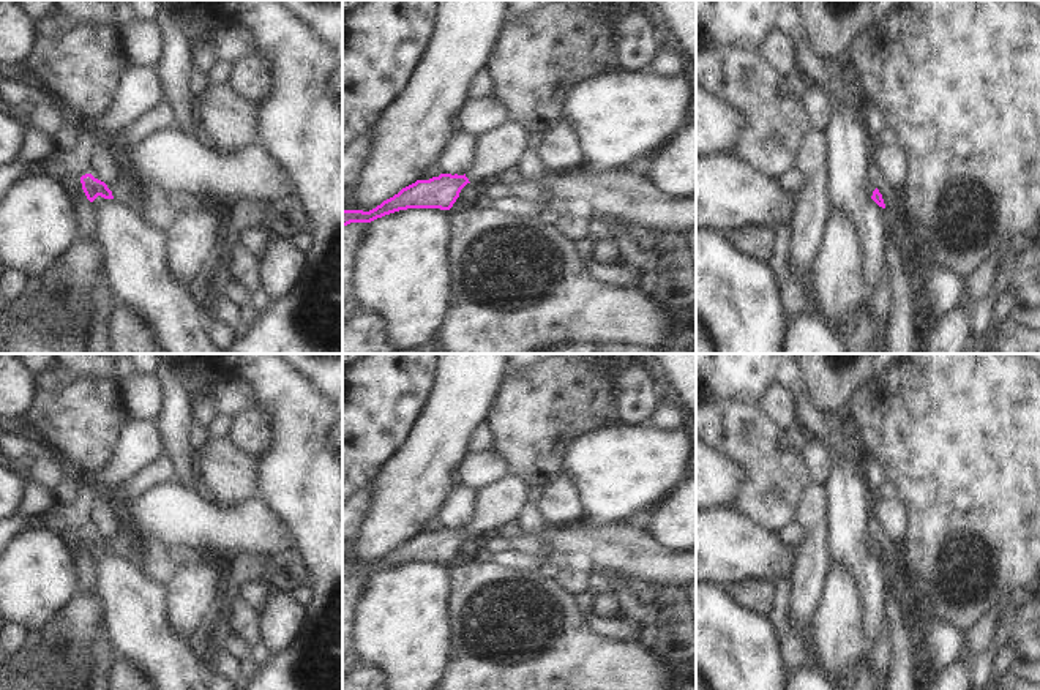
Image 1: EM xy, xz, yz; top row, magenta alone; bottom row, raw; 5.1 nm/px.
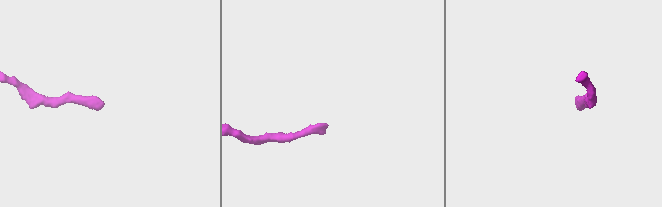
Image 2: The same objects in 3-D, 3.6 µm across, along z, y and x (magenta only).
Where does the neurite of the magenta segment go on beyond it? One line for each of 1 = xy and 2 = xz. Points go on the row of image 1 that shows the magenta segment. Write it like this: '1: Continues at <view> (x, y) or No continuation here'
1: Continues at xy (131, 194)
2: Continues at xz (499, 149)

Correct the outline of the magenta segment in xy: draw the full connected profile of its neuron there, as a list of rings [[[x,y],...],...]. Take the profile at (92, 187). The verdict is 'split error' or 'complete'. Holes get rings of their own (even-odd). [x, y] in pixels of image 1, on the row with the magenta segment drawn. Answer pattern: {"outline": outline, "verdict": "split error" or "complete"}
{"outline": [[[92,174],[82,175],[80,183],[90,202],[93,202],[98,196],[104,199],[115,199],[142,216],[145,197],[144,186],[123,178],[118,183],[107,186]]], "verdict": "split error"}

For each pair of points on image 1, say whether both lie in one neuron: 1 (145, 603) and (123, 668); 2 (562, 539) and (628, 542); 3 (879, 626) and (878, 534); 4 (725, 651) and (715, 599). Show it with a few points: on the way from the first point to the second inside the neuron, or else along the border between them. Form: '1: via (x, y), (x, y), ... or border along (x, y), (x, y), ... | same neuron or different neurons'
1: border along (115, 652), (144, 673) | different neurons
2: via (578, 539), (613, 542) | same neuron
3: border along (870, 502), (867, 515), (868, 537) | different neurons
4: via (718, 638), (715, 635), (715, 611) | same neuron

